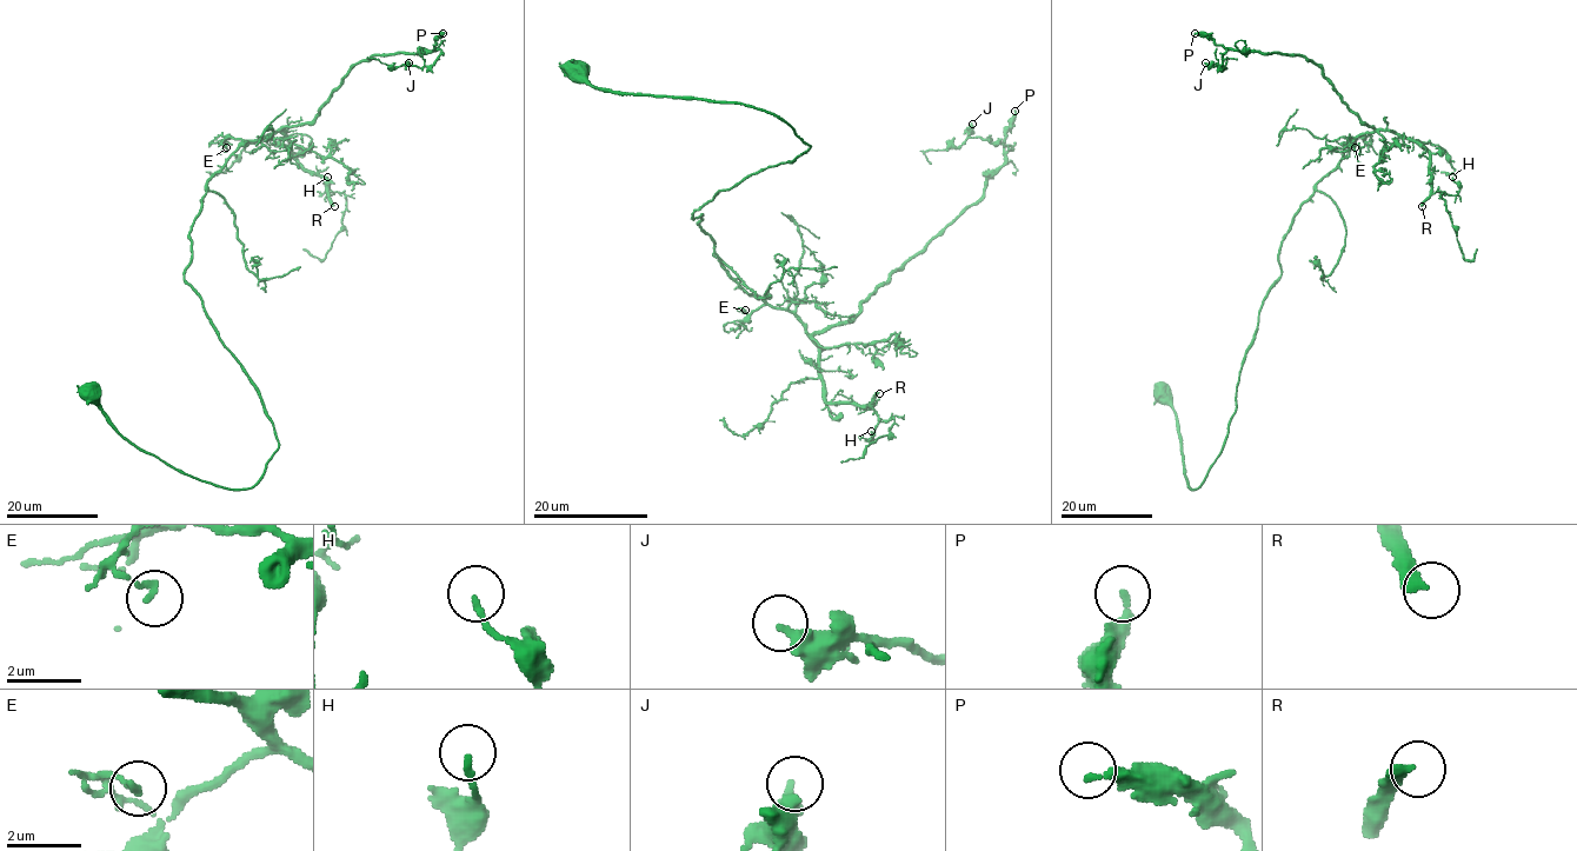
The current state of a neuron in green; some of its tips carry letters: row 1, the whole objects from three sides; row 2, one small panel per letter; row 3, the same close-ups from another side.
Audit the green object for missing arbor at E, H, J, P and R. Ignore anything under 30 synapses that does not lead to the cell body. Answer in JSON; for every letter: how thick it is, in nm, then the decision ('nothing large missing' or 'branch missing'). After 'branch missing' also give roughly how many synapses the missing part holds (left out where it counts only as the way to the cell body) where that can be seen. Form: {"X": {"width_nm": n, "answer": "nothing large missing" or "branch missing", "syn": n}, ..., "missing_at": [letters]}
{"E": {"width_nm": 160, "answer": "nothing large missing"}, "H": {"width_nm": 150, "answer": "nothing large missing"}, "J": {"width_nm": 440, "answer": "nothing large missing"}, "P": {"width_nm": 280, "answer": "branch missing", "syn": 140}, "R": {"width_nm": 320, "answer": "branch missing", "syn": 100}, "missing_at": ["P", "R"]}

